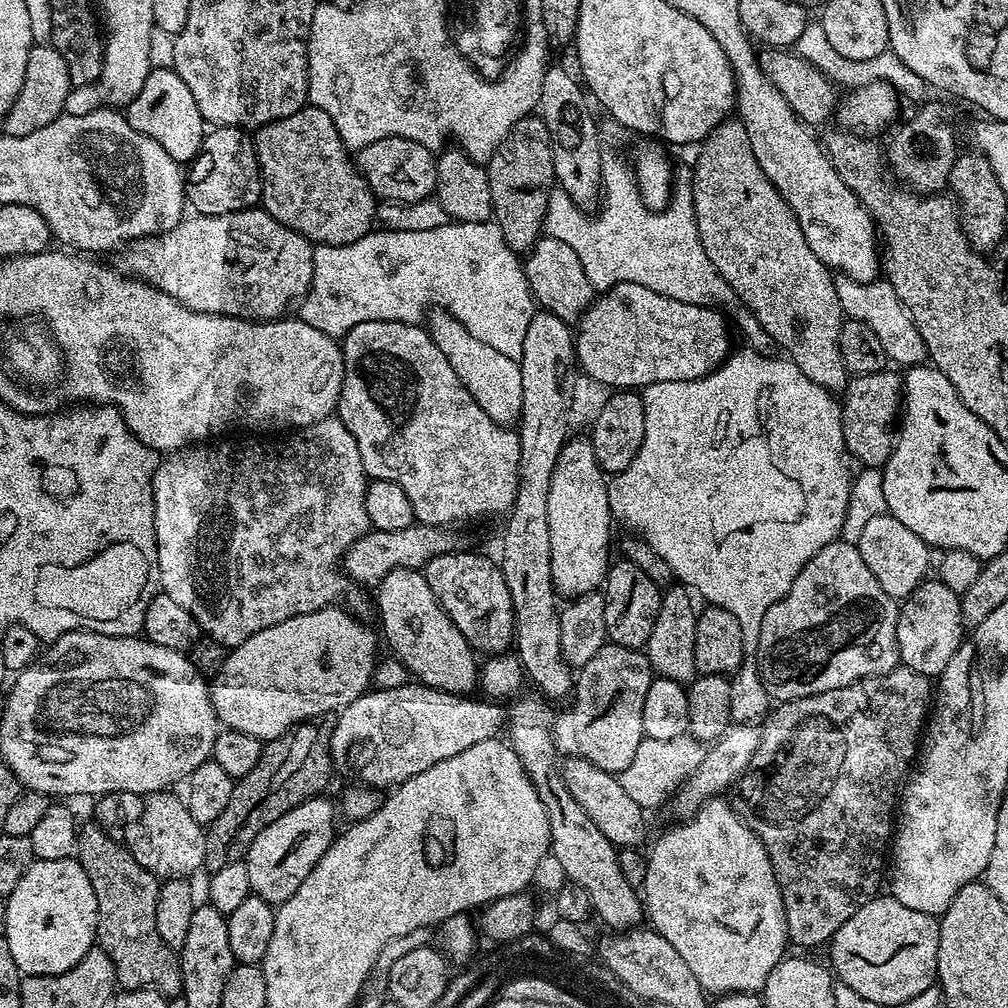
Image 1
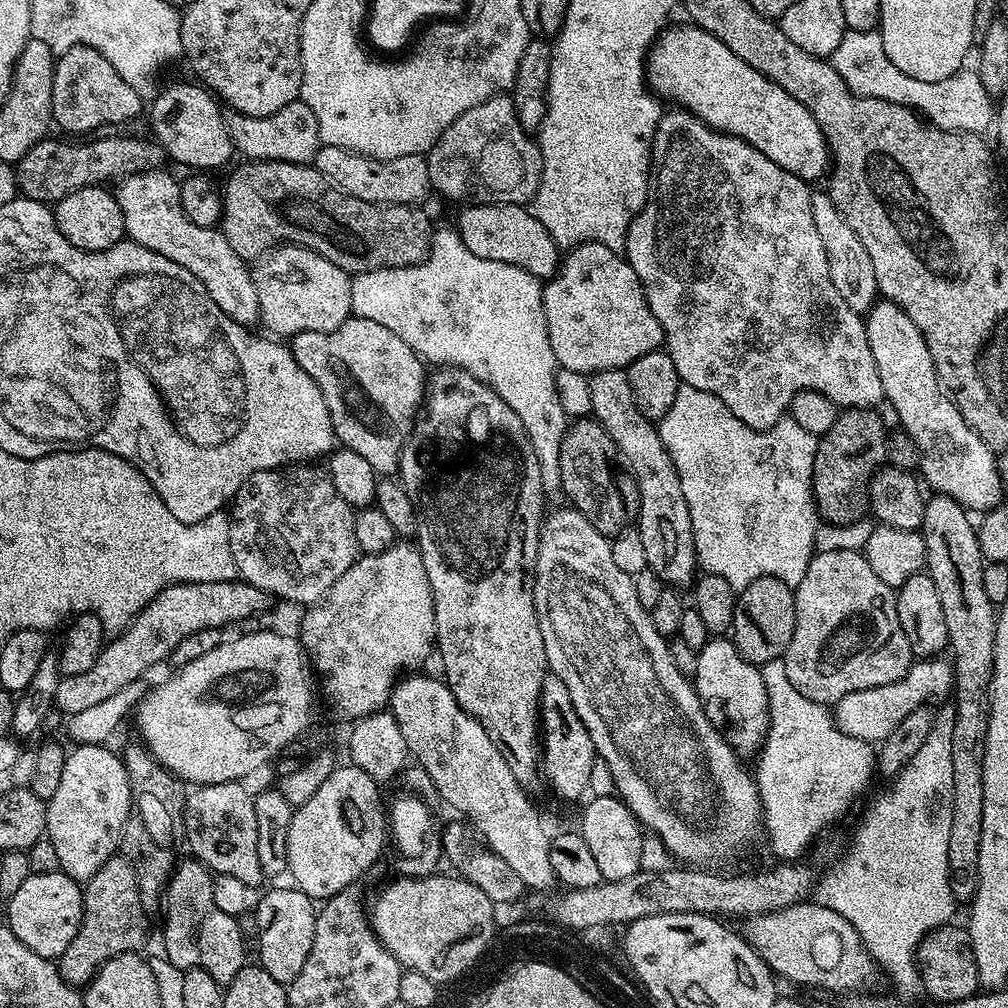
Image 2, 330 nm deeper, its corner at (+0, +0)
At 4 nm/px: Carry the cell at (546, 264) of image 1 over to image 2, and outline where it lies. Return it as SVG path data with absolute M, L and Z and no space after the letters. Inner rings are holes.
M469 203L454 221L454 227L460 233L462 242L466 242L466 250L470 254L478 254L478 258L490 258L494 262L506 262L510 266L518 266L530 274L534 274L541 282L556 275L562 263L562 249L550 238L546 226L534 218L534 214L523 204L473 204Z

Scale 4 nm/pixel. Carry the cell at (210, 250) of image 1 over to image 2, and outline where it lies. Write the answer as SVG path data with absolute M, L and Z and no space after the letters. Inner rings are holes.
M281 246L275 249L255 265L254 279L260 307L259 323L265 324L273 337L291 338L303 332L338 330L352 315L349 273L309 248Z

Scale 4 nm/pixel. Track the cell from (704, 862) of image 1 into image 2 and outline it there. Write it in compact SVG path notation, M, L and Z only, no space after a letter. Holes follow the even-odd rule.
M712 638L700 649L696 660L696 693L706 710L706 718L724 733L730 747L741 757L759 753L768 734L766 682L757 665L746 662L731 639Z

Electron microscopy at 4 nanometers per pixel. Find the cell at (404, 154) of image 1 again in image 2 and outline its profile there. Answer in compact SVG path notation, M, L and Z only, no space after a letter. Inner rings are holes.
M321 144L316 152L314 167L322 174L326 174L326 178L330 178L335 188L341 188L346 194L354 198L362 198L362 202L371 204L420 206L432 192L430 170L424 156L403 156L379 160L373 156L363 156L360 152L351 152L342 146Z

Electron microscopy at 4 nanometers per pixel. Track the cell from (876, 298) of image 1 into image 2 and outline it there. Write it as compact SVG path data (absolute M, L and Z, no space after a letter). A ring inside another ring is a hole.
M813 191L810 198L810 218L814 218L814 227L822 237L822 246L826 250L826 262L830 270L830 282L834 282L834 290L838 290L842 302L846 302L850 310L867 314L878 299L880 287L874 278L874 265L870 263L870 253L866 251L866 246L862 246L862 238L858 238L850 222L842 218L838 206L834 206L827 191Z

